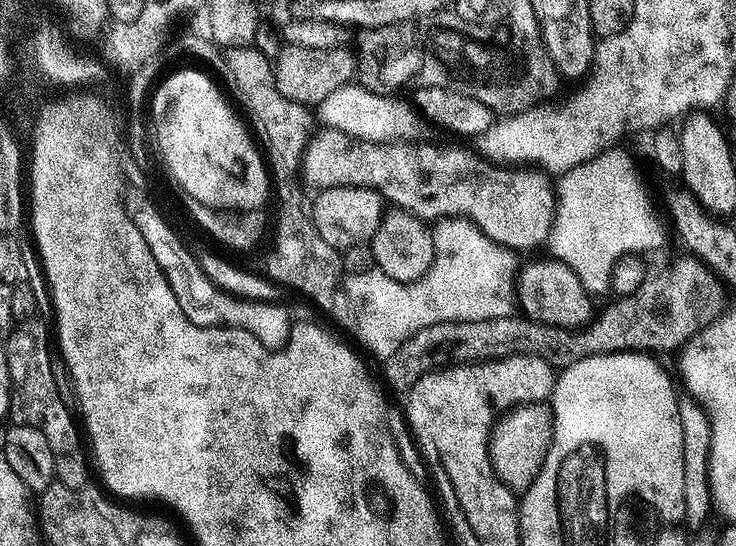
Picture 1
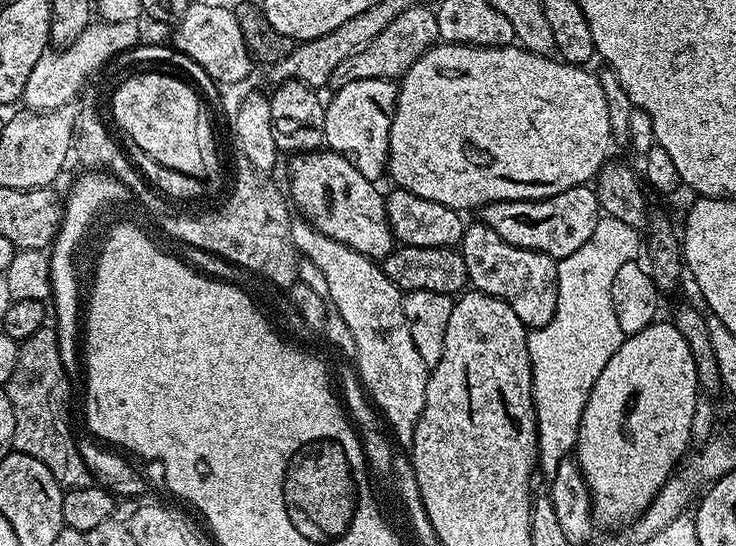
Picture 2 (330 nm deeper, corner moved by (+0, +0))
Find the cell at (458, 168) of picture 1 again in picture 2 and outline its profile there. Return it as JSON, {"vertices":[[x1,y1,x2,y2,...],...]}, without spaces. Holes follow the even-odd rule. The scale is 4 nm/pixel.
{"vertices":[[588,186,562,190,562,194,541,200,494,202,478,212,479,219,488,224,498,238,506,238,510,246,544,252,557,262,574,254,574,250,578,250,578,246,582,246,582,242,594,234,594,226,601,215,595,191]]}

